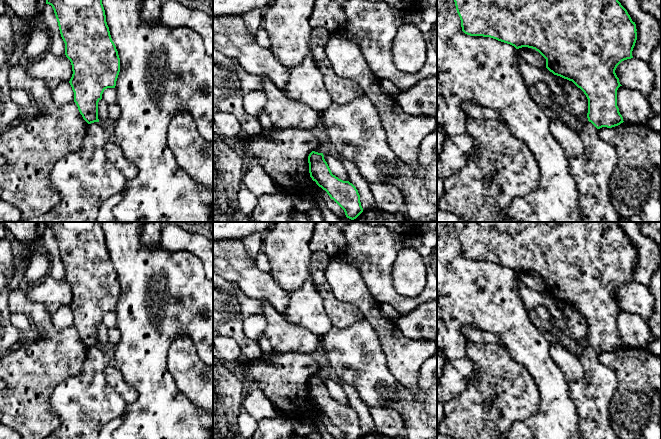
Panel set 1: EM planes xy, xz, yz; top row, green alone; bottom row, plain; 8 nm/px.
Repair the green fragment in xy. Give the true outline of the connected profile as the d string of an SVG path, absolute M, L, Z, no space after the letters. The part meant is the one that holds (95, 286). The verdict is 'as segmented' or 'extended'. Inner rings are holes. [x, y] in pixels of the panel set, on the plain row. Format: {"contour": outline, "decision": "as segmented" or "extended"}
{"contour": "M45 222L45 224L46 228L51 229L54 234L65 267L65 279L72 289L73 298L69 307L74 316L74 326L88 348L99 346L98 326L102 323L105 313L115 312L120 296L120 282L106 246L102 222Z", "decision": "as segmented"}

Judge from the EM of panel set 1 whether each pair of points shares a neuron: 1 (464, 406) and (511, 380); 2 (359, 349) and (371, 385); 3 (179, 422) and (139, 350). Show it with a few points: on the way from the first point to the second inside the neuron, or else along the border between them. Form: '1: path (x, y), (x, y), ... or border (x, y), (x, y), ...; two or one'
1: path (476, 406), (482, 406), (496, 392), (499, 392); one
2: path (359, 358), (359, 361), (370, 376); one
3: path (161, 404), (157, 389), (145, 368); one

